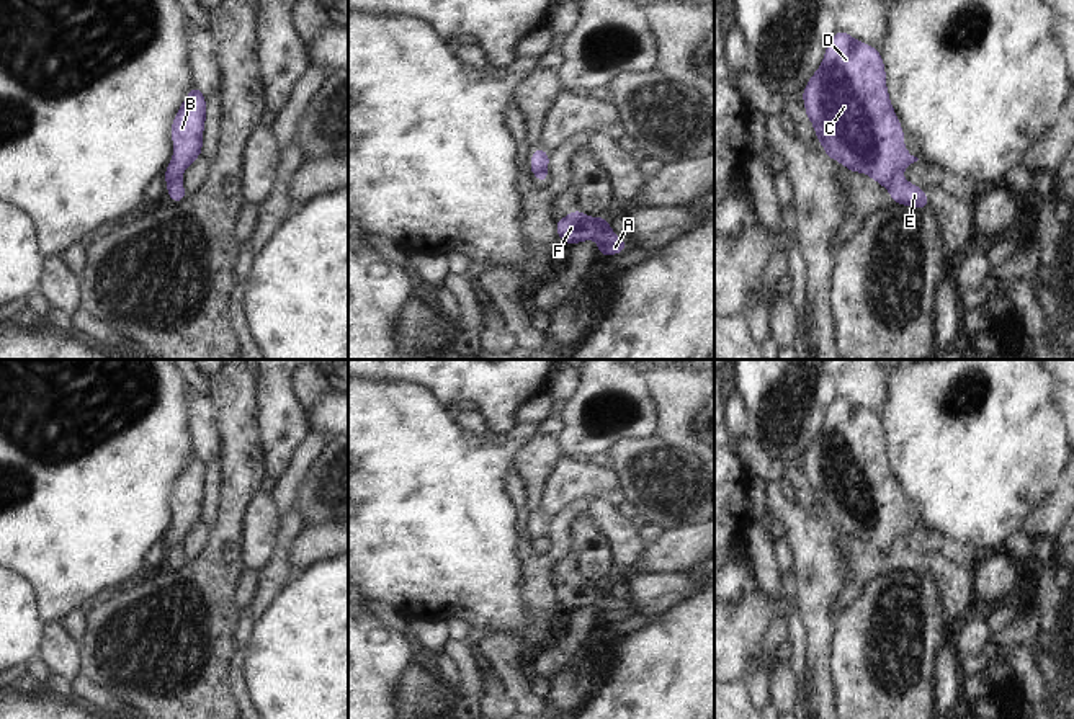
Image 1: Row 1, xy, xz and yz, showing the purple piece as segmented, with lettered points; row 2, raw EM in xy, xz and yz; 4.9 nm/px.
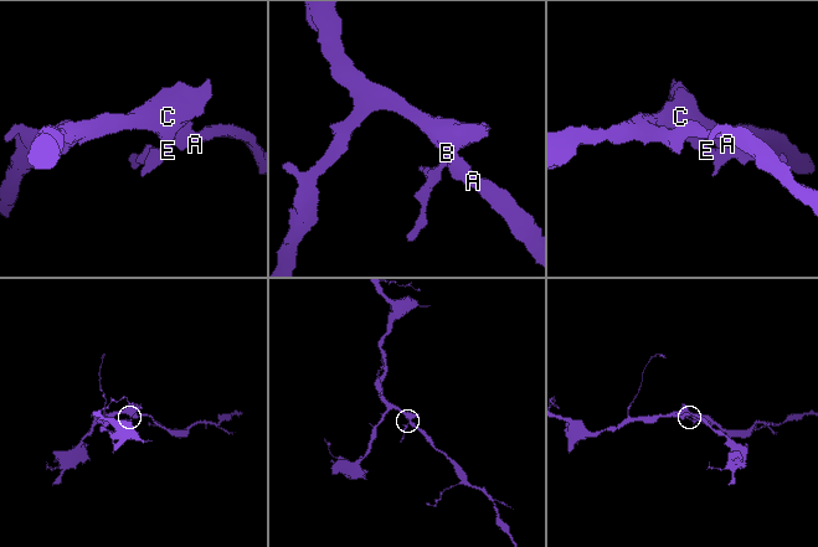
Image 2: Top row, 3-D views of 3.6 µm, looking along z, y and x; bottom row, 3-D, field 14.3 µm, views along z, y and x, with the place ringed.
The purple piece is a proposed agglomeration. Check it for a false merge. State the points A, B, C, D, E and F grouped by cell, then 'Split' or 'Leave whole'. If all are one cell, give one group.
Groups: A B C D F / E. Split

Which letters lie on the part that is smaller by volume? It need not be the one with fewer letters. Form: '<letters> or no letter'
E

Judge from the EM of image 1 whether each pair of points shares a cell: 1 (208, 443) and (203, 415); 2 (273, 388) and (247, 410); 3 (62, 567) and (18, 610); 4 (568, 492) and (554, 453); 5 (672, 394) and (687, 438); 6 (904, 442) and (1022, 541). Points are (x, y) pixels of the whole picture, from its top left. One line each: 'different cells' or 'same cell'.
1: same cell
2: different cells
3: different cells
4: different cells
5: same cell
6: different cells

